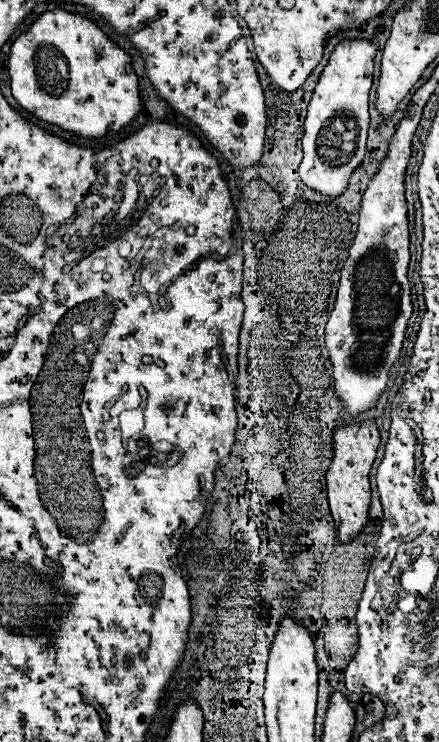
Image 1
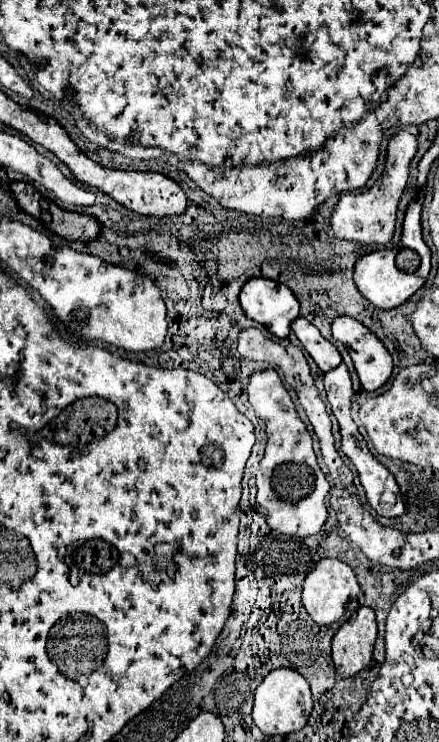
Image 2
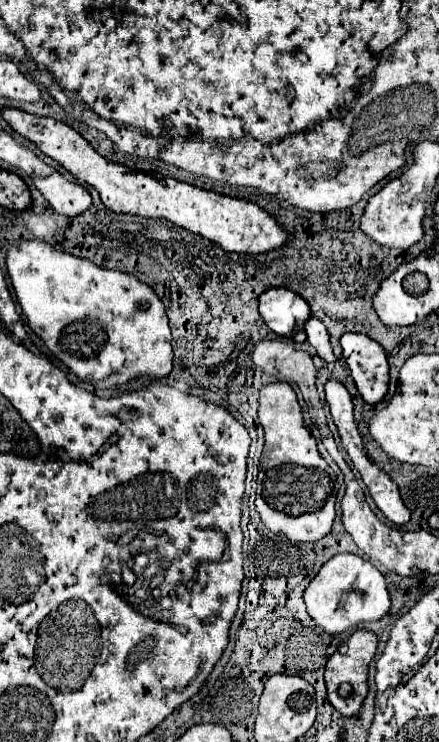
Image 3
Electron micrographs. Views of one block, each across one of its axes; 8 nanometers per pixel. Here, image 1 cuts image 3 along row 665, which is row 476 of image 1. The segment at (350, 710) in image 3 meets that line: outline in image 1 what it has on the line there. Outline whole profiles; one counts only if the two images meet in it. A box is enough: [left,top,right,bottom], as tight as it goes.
[326,422,380,544]

